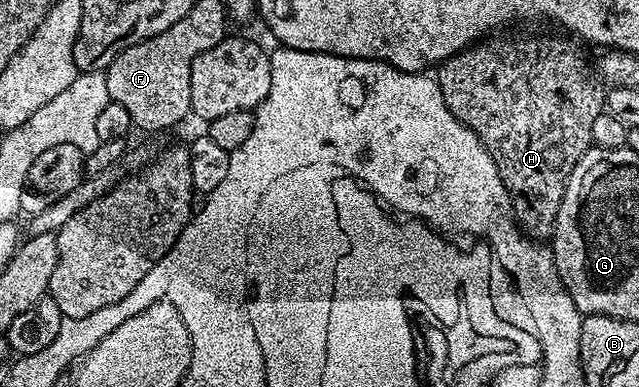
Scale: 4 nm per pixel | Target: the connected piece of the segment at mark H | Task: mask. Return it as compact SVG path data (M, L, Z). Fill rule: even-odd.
M498 36L495 40L487 39L485 42L475 43L466 49L465 52L458 52L454 56L448 57L437 65L436 79L440 90L444 94L444 102L452 114L456 114L458 121L464 126L468 126L484 142L484 146L492 154L496 166L502 175L502 181L506 189L510 191L512 203L514 205L514 218L518 222L519 228L527 236L539 241L546 242L554 235L554 223L556 214L560 210L560 202L564 198L564 190L576 162L591 148L592 122L604 111L606 102L606 92L600 87L595 73L586 65L586 56L577 48L579 45L573 39L561 40L558 36L530 36L527 40L509 40L506 36Z

